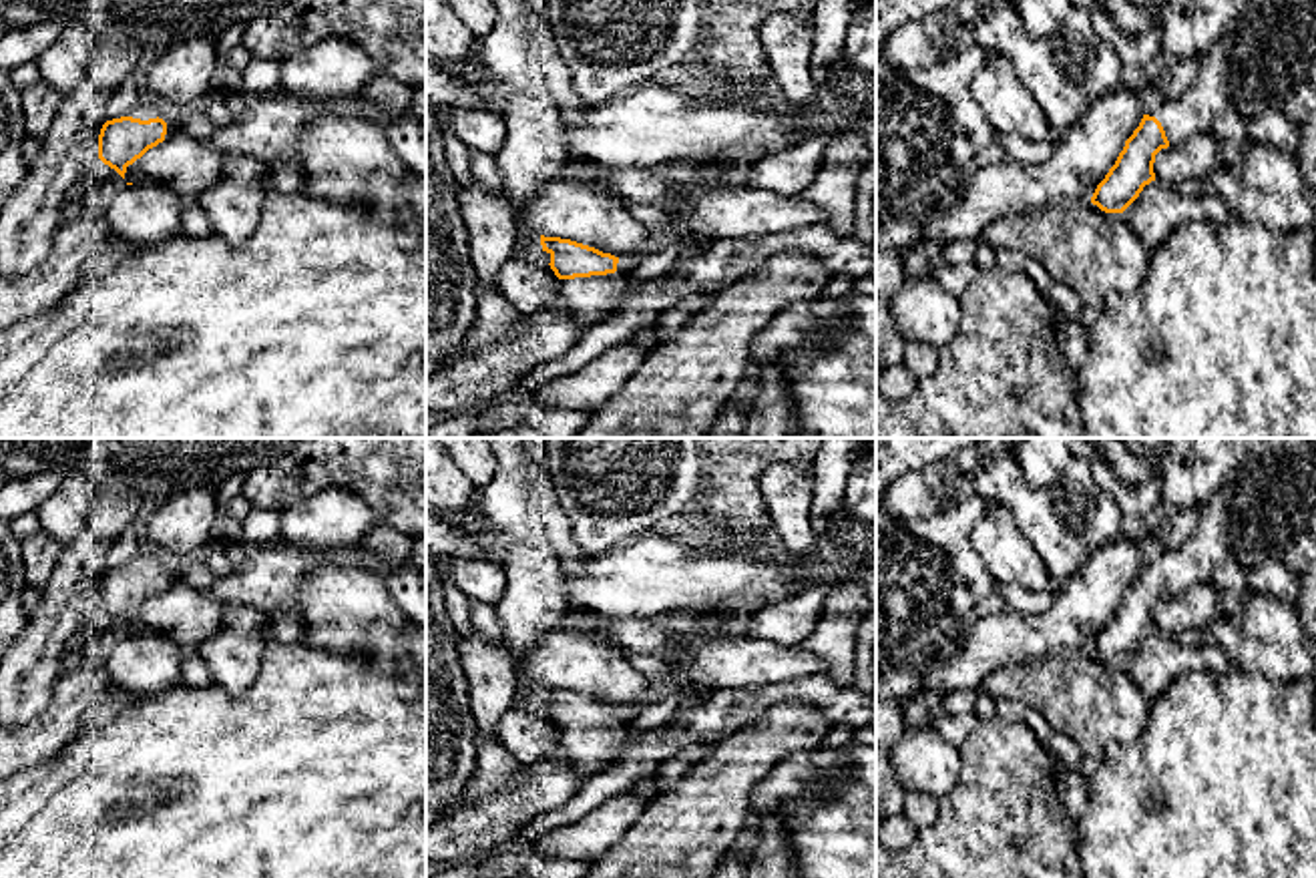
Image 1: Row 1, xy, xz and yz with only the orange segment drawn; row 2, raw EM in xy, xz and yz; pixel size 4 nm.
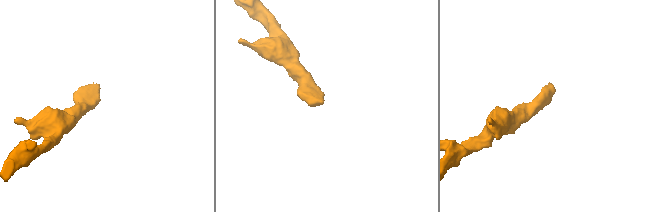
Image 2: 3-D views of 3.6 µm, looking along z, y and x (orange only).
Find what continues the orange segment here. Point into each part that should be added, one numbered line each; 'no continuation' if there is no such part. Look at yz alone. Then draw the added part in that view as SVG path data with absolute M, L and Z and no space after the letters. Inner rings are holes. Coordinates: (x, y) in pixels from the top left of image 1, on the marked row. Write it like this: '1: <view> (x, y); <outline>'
1: yz (1264, 53); M1248 0L1244 10L1224 28L1220 40L1197 60L1195 82L1177 98L1157 96L1145 115L1155 117L1169 147L1212 133L1226 113L1244 119L1280 104L1306 82L1316 56L1316 0Z

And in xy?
1: xy (147, 109); M147 96L127 117L141 119L141 121L149 121L149 119L157 119L157 117L163 119L167 123L165 139L169 139L177 131L175 117L169 111L165 111L161 104L157 104L155 100L147 98Z

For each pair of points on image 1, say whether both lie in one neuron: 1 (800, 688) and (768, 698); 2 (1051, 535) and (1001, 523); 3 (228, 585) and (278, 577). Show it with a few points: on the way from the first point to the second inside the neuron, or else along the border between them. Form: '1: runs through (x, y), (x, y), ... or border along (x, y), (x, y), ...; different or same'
1: runs through (792, 690), (776, 694); same
2: border along (999, 503), (1011, 511), (1045, 567); different
3: runs through (240, 585), (266, 577); same

